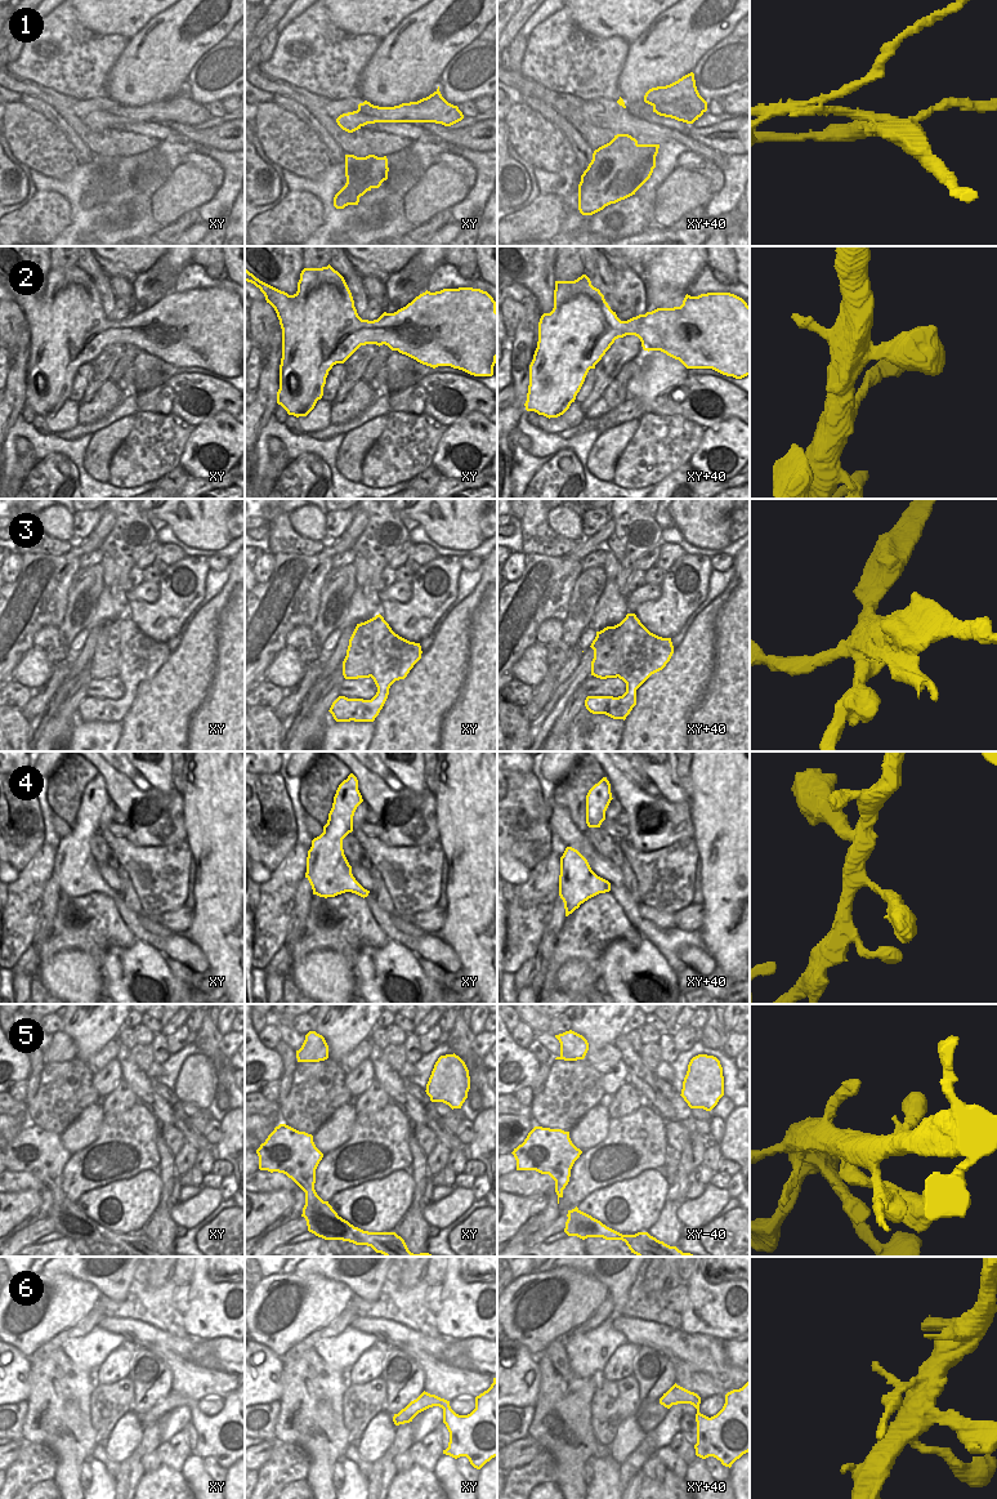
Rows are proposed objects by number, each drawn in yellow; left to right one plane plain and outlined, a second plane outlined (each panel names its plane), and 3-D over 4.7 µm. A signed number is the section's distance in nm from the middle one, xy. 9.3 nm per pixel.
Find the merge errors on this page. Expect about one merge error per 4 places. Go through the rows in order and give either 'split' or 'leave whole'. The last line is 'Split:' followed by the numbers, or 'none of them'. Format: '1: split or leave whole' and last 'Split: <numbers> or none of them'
1: split
2: leave whole
3: split
4: leave whole
5: leave whole
6: leave whole
Split: 1, 3

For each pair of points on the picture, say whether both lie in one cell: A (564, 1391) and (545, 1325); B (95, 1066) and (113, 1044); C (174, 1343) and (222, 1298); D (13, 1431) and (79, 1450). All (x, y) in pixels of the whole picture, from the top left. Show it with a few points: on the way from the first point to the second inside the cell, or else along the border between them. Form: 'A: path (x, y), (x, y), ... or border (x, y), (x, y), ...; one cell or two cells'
A: border (558, 1338), (553, 1339), (535, 1355); two cells
B: path (99, 1061), (110, 1049); one cell
C: border (188, 1335), (204, 1341); two cells
D: border (27, 1404), (21, 1439); two cells

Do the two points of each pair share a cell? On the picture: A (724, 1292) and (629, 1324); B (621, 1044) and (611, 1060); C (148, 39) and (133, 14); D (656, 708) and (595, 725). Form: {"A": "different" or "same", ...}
{"A": "different", "B": "different", "C": "different", "D": "different"}

